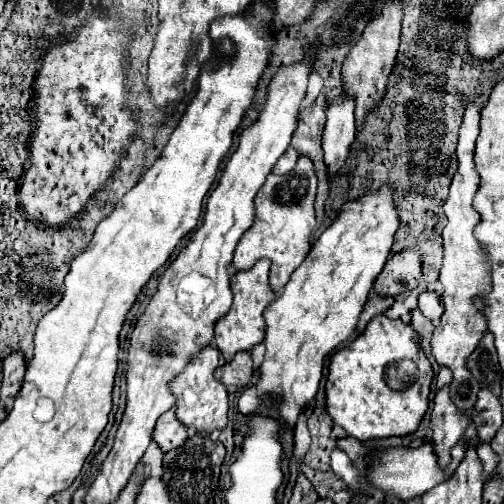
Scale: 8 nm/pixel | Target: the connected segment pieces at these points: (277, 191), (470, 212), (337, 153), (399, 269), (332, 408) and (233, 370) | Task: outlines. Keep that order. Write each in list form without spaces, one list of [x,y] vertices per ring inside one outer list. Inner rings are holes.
[[[300,156],[296,168],[290,174],[276,176],[268,174],[264,186],[256,194],[256,214],[254,224],[242,234],[236,250],[234,250],[234,266],[236,270],[248,270],[260,258],[272,260],[270,284],[274,292],[280,292],[290,274],[302,264],[306,254],[310,252],[310,232],[316,226],[314,214],[314,198],[316,198],[316,172],[312,160],[308,156]]]
[[[470,104],[464,112],[464,122],[460,126],[460,138],[458,138],[458,148],[456,148],[456,156],[458,156],[458,170],[452,178],[450,184],[450,194],[448,200],[444,202],[444,214],[448,218],[448,224],[442,232],[444,238],[444,260],[442,260],[442,268],[440,268],[440,282],[442,282],[442,302],[446,302],[446,310],[440,318],[440,324],[434,328],[432,334],[432,356],[436,358],[436,362],[440,366],[446,366],[452,370],[452,382],[450,382],[450,400],[456,404],[456,408],[460,410],[472,410],[476,404],[476,396],[480,390],[478,380],[468,372],[466,366],[466,358],[470,356],[470,352],[476,348],[476,344],[480,342],[480,338],[484,336],[484,332],[488,330],[482,312],[474,306],[474,296],[480,292],[488,292],[490,288],[490,266],[486,260],[484,250],[480,248],[480,244],[476,242],[476,238],[472,236],[474,226],[480,222],[480,214],[472,208],[472,198],[476,194],[476,188],[480,184],[480,178],[476,174],[474,168],[474,142],[478,136],[478,124],[480,124],[480,106]]]
[[[342,94],[342,100],[334,106],[328,106],[328,120],[322,136],[324,164],[328,174],[336,174],[350,154],[350,146],[356,136],[354,126],[354,100]]]
[[[404,250],[388,258],[384,270],[374,280],[374,292],[378,296],[396,296],[404,290],[414,290],[420,280],[422,260],[420,252]]]
[[[384,314],[376,316],[368,322],[366,330],[354,342],[336,350],[330,358],[328,380],[326,380],[328,414],[334,420],[334,424],[342,426],[348,436],[360,442],[412,434],[428,410],[428,394],[430,394],[432,376],[434,376],[432,366],[422,346],[418,344],[418,334],[402,320],[392,320]]]
[[[240,352],[240,356],[234,356],[232,360],[224,362],[218,370],[216,370],[216,378],[226,384],[226,386],[234,386],[234,388],[244,388],[250,378],[252,378],[252,356],[250,352]]]

